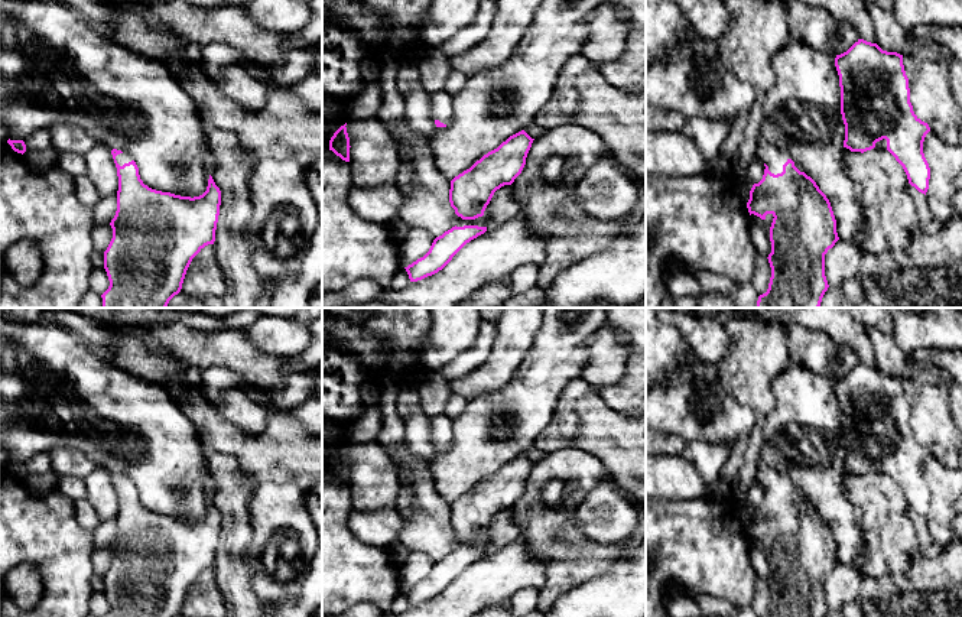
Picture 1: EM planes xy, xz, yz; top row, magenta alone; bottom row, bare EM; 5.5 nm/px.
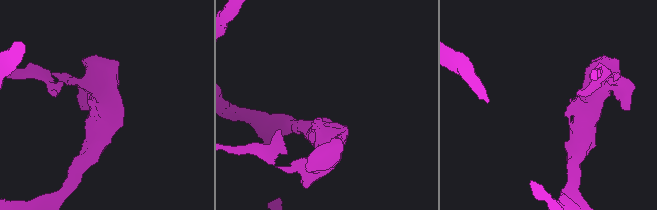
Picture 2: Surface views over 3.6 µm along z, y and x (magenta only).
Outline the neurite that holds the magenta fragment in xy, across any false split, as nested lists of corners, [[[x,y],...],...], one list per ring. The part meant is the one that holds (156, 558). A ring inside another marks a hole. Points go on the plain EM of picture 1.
[[[111,474],[117,500],[117,535],[110,549],[113,562],[104,575],[104,592],[110,610],[104,617],[179,617],[192,582],[208,568],[215,565],[220,539],[221,514],[209,499],[207,514],[199,520],[181,520],[162,516],[143,507],[139,491],[129,477]]]

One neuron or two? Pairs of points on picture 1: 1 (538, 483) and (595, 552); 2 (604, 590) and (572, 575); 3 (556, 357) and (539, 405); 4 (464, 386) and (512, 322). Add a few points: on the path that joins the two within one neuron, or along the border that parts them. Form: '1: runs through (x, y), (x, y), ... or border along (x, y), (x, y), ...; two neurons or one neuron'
1: runs through (535, 503), (575, 546); one neuron
2: border along (603, 570), (598, 575), (569, 588), (558, 600); two neurons
3: runs through (548, 369), (539, 380), (539, 393); one neuron
4: runs through (481, 377), (509, 350), (512, 340); one neuron

